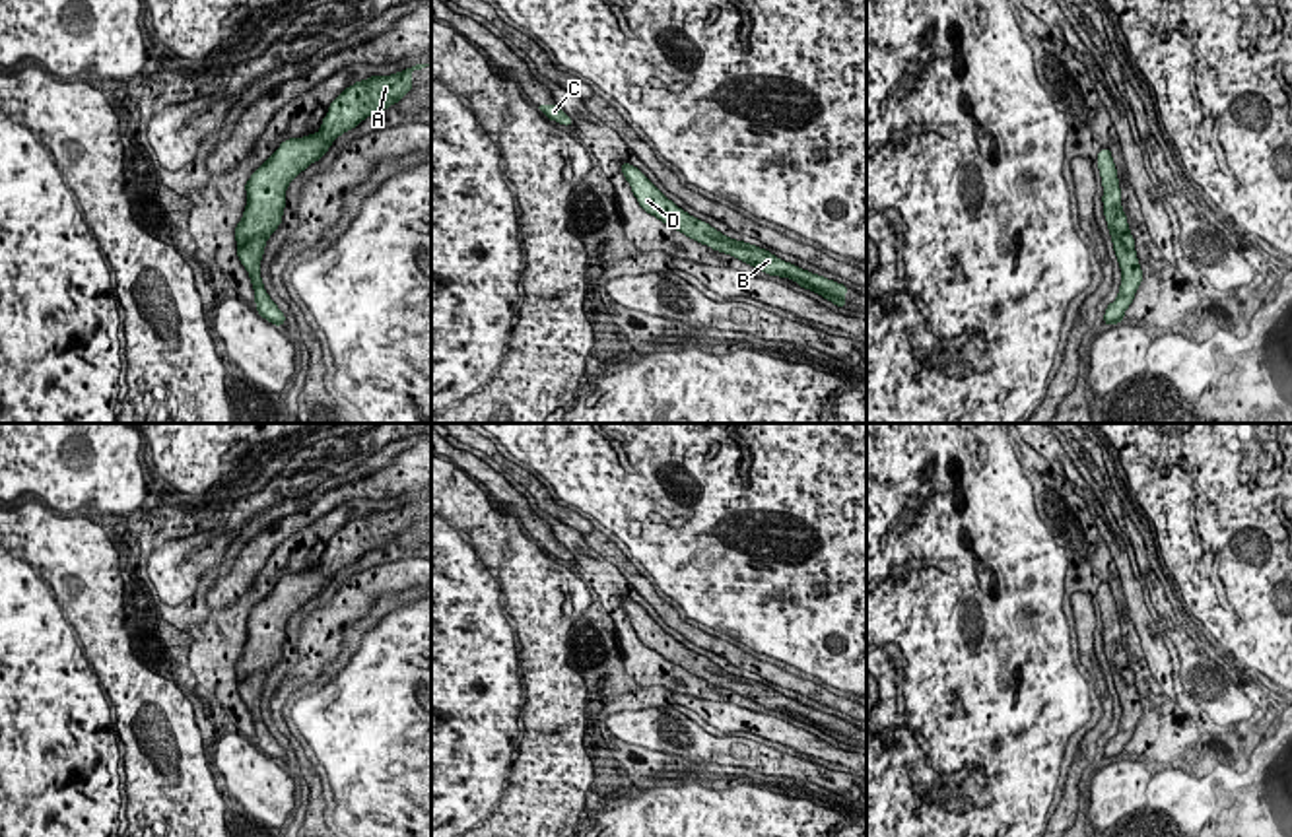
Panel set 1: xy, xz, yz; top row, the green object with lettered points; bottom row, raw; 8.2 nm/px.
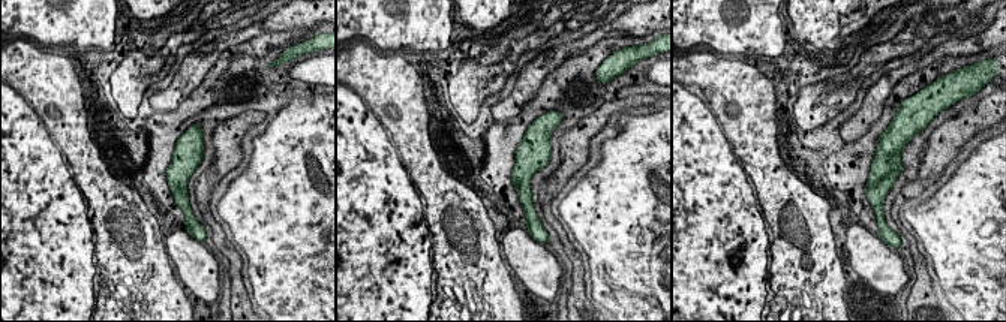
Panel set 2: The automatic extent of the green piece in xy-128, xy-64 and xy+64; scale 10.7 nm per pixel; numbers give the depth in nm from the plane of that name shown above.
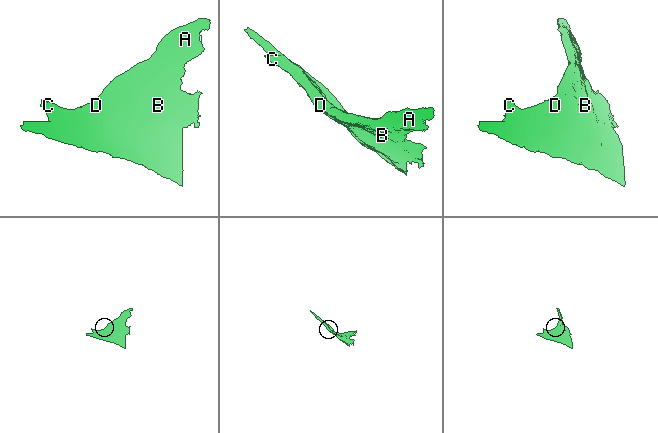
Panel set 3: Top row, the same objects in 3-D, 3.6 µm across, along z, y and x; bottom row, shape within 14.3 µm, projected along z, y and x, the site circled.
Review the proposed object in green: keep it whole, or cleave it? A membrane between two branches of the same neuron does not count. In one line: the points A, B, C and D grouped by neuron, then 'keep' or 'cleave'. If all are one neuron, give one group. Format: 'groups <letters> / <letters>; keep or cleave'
groups A B C D; keep

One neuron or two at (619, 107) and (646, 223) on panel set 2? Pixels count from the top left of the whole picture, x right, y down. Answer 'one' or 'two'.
two

